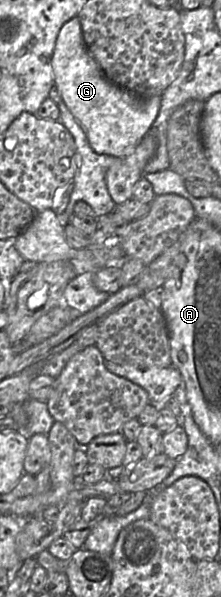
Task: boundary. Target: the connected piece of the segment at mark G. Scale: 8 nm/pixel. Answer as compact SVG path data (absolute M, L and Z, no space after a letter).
M73 17L61 27L51 65L55 86L84 130L93 151L114 157L132 154L156 120L161 96L141 98L108 80L86 48L78 17Z

